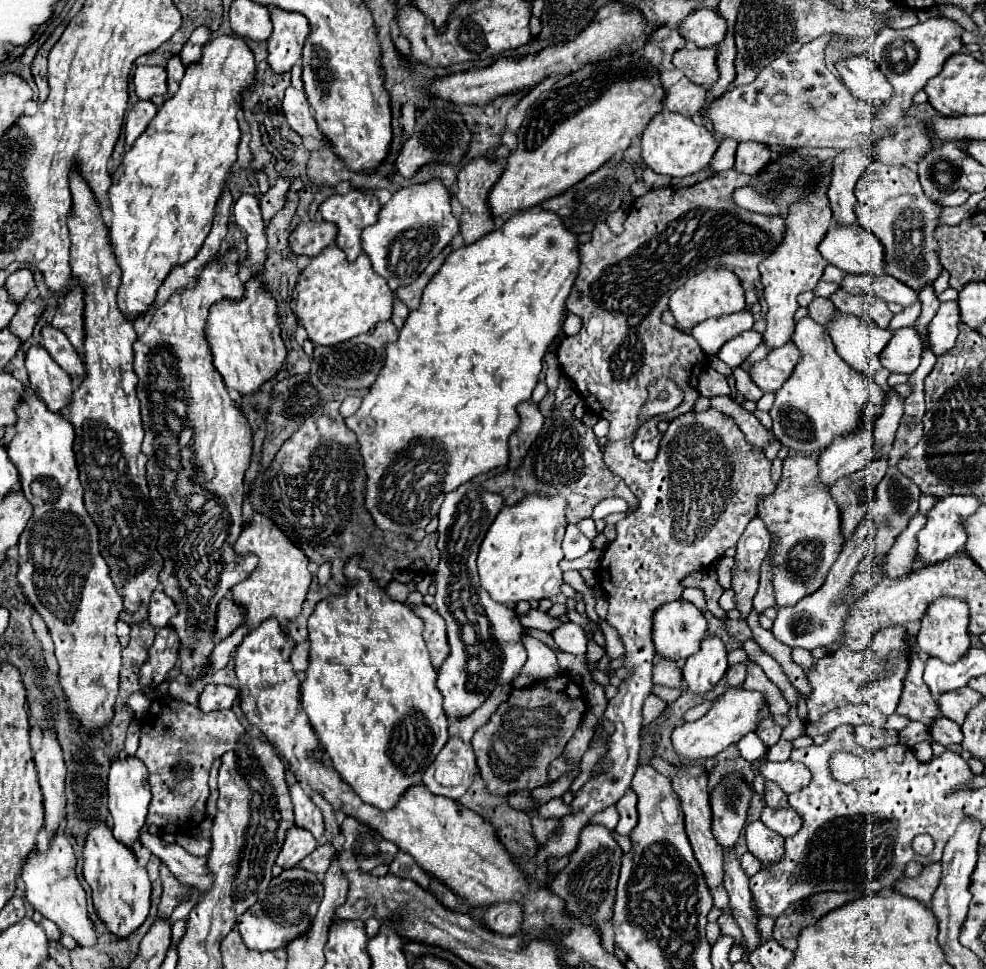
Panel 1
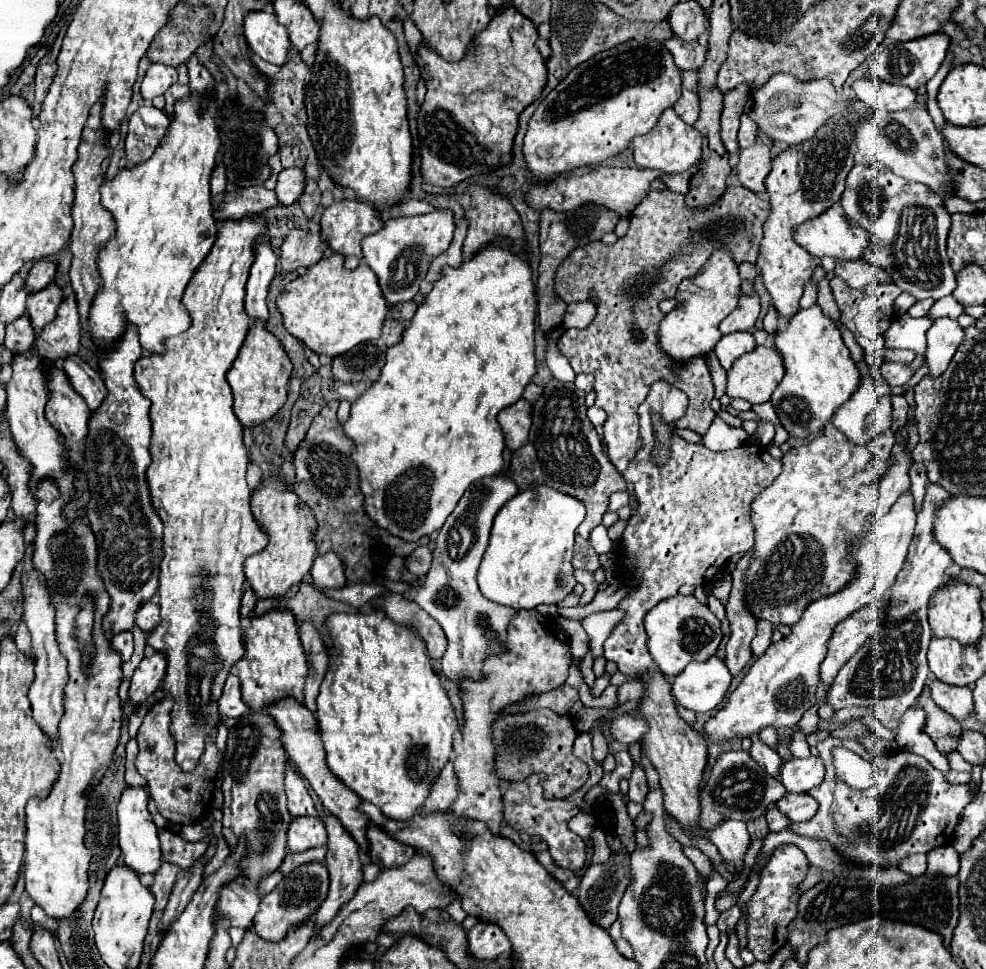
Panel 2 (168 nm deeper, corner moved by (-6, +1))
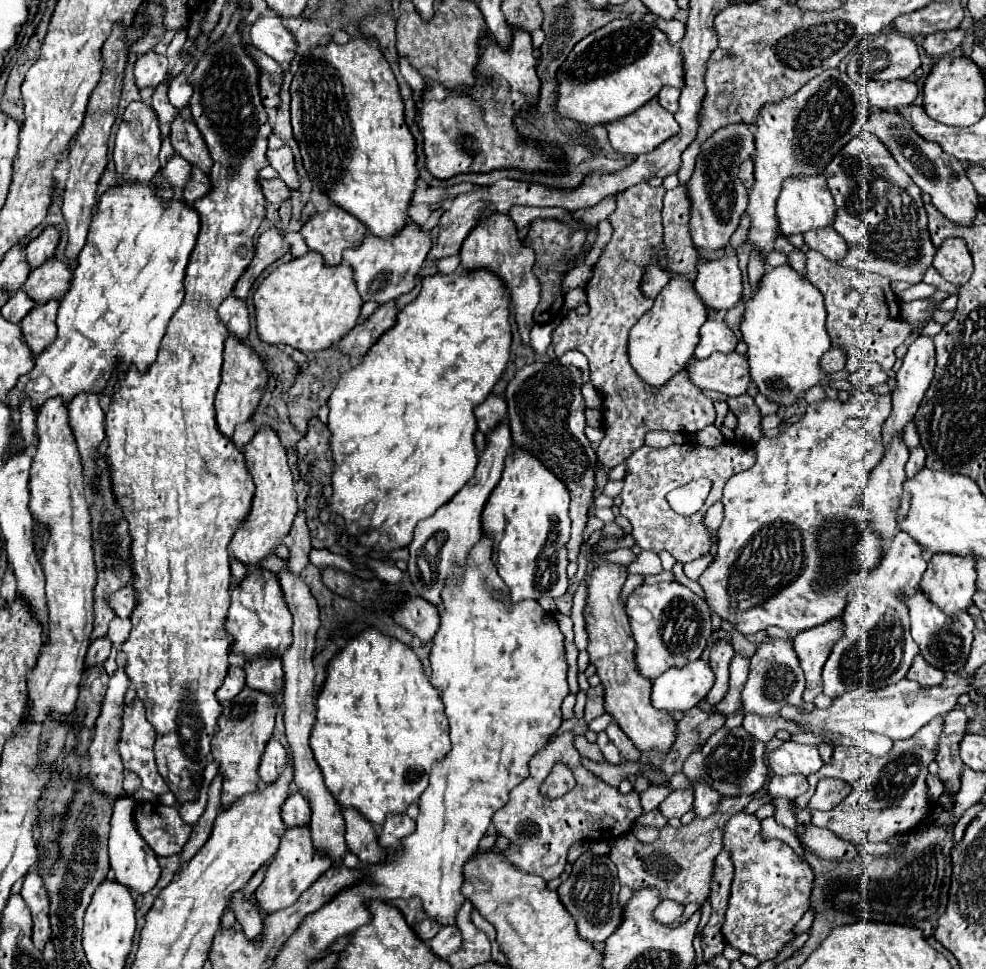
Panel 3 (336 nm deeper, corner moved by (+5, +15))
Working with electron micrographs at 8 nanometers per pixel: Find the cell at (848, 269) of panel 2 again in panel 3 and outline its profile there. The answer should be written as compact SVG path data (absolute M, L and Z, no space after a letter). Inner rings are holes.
M833 227L819 229L813 233L805 233L803 237L805 237L805 243L813 251L819 251L823 257L827 257L833 263L841 261L849 251L849 245L843 241L843 237Z

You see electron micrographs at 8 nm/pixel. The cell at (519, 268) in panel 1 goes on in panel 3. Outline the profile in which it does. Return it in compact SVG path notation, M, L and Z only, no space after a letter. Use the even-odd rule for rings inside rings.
M475 269L475 271L463 273L463 275L459 275L459 273L449 273L449 275L435 273L435 275L427 275L427 277L423 277L423 287L421 287L419 295L415 297L415 301L411 301L409 305L405 305L405 307L399 311L397 323L395 323L389 331L385 331L383 337L379 337L379 341L377 341L377 343L369 349L369 353L363 357L361 365L357 365L355 369L343 373L341 379L337 381L337 387L333 389L331 397L329 397L329 431L333 433L333 437L331 437L331 451L333 451L333 459L335 459L335 473L333 473L333 483L331 483L331 485L333 485L333 497L331 497L329 503L331 503L331 511L333 511L333 513L339 513L339 515L345 519L349 535L353 535L355 539L363 539L363 545L369 545L369 547L375 547L375 549L385 549L385 551L393 551L393 549L397 549L397 547L407 547L407 545L411 543L411 539L413 539L413 529L415 529L417 521L431 517L445 501L449 501L449 499L469 481L467 477L473 477L473 471L475 471L475 467L477 467L477 457L479 457L479 455L477 455L477 447L475 447L475 439L473 439L473 437L475 437L475 431L477 431L477 419L473 417L473 411L475 411L477 405L481 405L481 403L491 395L495 383L501 379L501 375L503 375L503 371L505 371L505 367L507 367L507 363L509 363L509 357L511 357L511 339L513 339L513 337L511 337L509 311L511 311L509 289L505 287L505 281L501 281L501 277L497 277L497 275L491 273L489 269Z

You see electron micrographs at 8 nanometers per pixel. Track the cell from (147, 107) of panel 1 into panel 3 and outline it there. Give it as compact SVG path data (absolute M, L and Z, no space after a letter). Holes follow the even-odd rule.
M131 101L123 113L123 119L115 135L113 161L117 165L117 175L127 181L149 181L161 167L159 149L161 149L161 131L157 113L153 111L151 105L143 101Z

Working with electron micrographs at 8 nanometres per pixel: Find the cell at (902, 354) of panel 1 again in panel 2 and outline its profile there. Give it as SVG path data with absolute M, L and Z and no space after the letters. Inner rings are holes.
M884 363L878 367L878 373L884 379L884 383L888 383L890 387L904 385L912 377L910 365L902 365L902 363Z

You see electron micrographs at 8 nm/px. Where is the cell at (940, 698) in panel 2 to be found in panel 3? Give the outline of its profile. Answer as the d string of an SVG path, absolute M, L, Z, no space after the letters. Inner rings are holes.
M917 655L915 661L913 661L913 665L911 665L911 669L909 669L909 673L907 673L907 677L913 679L913 681L917 681L923 687L935 687L935 685L943 683L945 673L939 671L939 669L935 669L935 667L931 667L921 655Z

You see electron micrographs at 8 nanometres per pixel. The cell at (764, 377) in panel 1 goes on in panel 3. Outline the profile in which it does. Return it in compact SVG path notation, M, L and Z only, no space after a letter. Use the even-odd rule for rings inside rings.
M731 351L731 353L713 353L709 359L695 359L689 369L689 379L699 389L711 389L725 393L727 397L737 397L747 393L751 373L749 361L745 355Z

